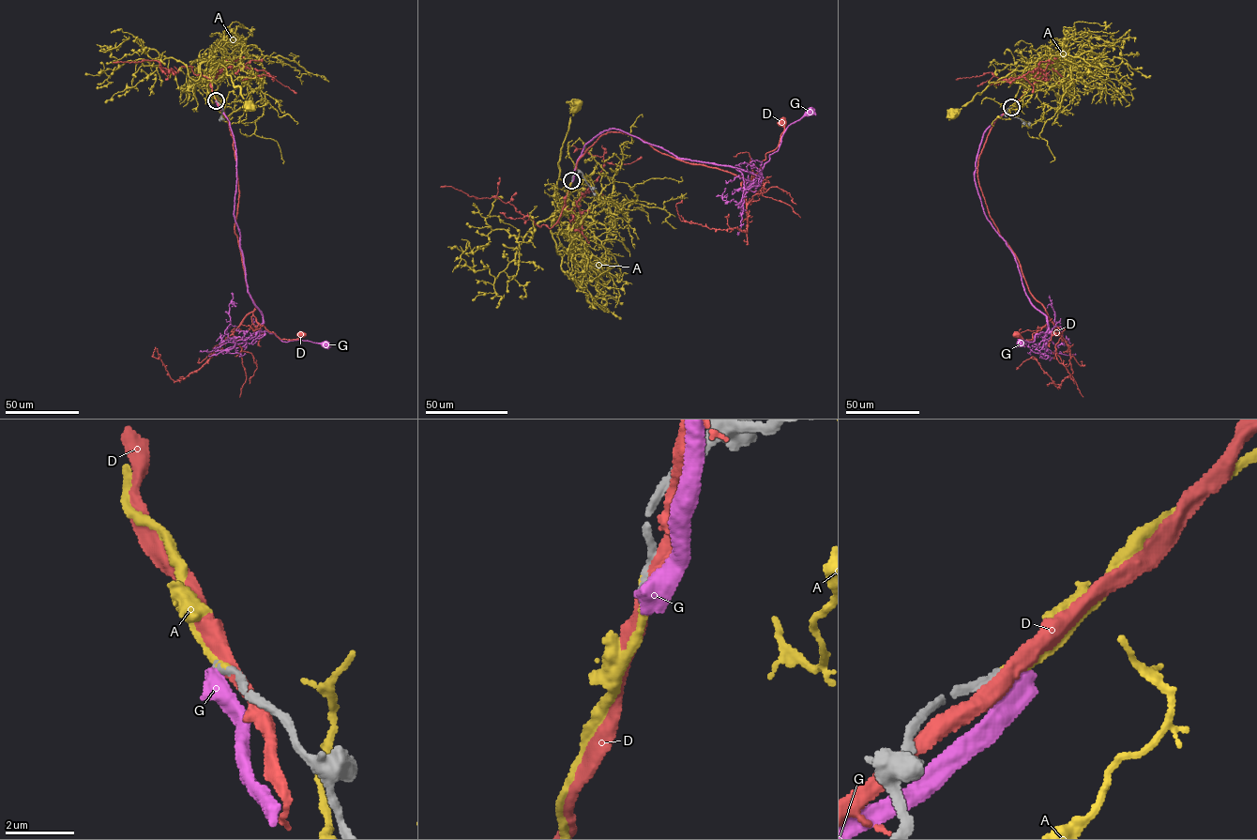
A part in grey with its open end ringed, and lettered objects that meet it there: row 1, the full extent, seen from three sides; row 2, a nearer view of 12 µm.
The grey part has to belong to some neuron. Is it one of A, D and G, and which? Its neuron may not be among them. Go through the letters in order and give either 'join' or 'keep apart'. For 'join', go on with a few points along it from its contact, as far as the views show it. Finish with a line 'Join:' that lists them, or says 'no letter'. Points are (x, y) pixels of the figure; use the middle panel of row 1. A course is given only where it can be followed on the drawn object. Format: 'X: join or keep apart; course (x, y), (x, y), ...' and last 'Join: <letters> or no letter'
A: join; course (571, 180), (566, 202), (561, 203), (562, 209), (566, 206), (555, 196), (558, 163), (574, 104)
D: keep apart
G: keep apart
Join: A

